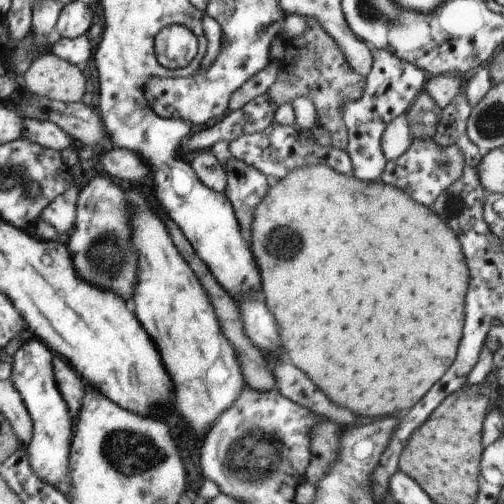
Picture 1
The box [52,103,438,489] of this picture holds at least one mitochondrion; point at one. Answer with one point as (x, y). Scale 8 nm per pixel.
(255, 451)

